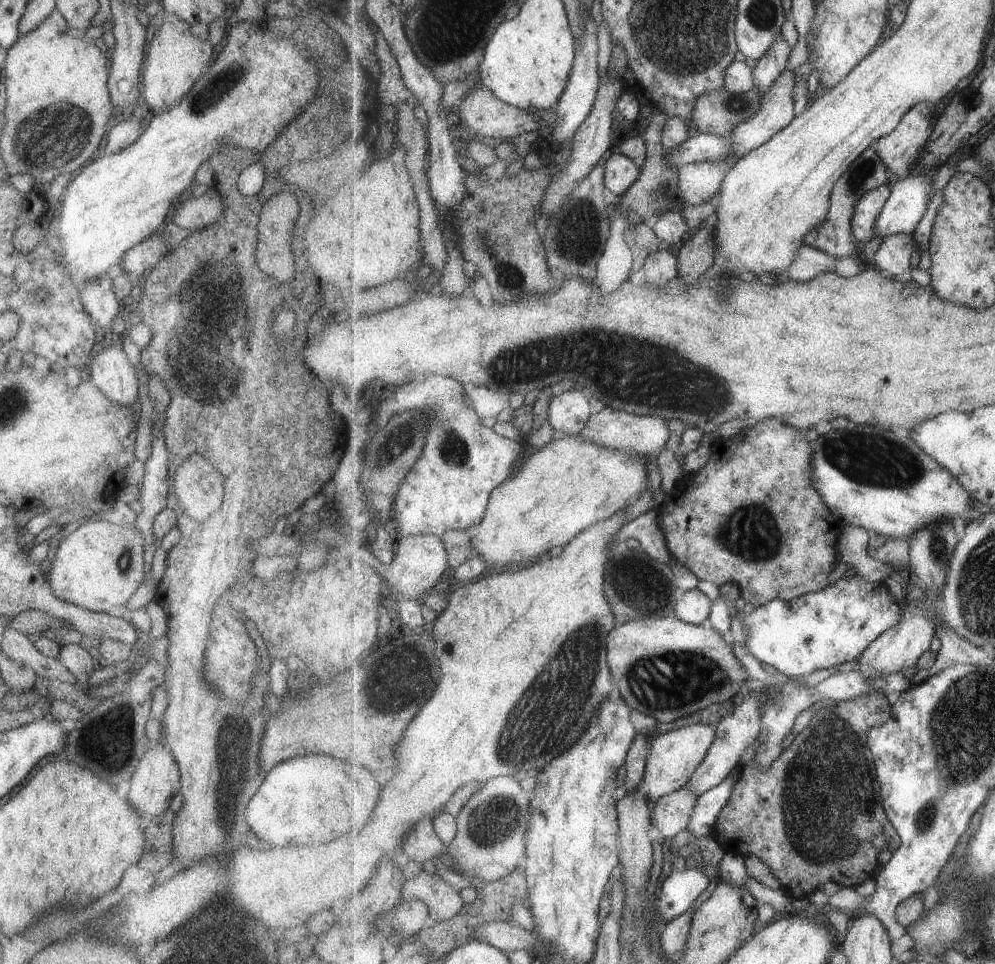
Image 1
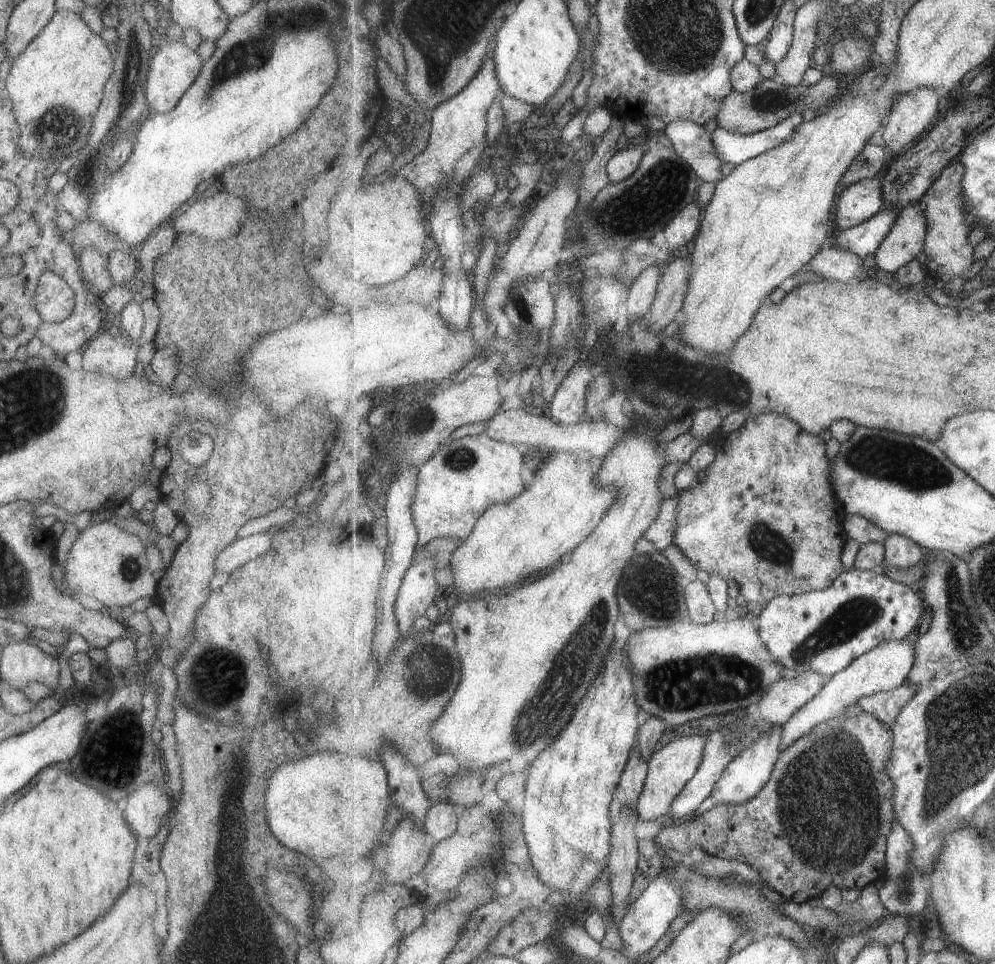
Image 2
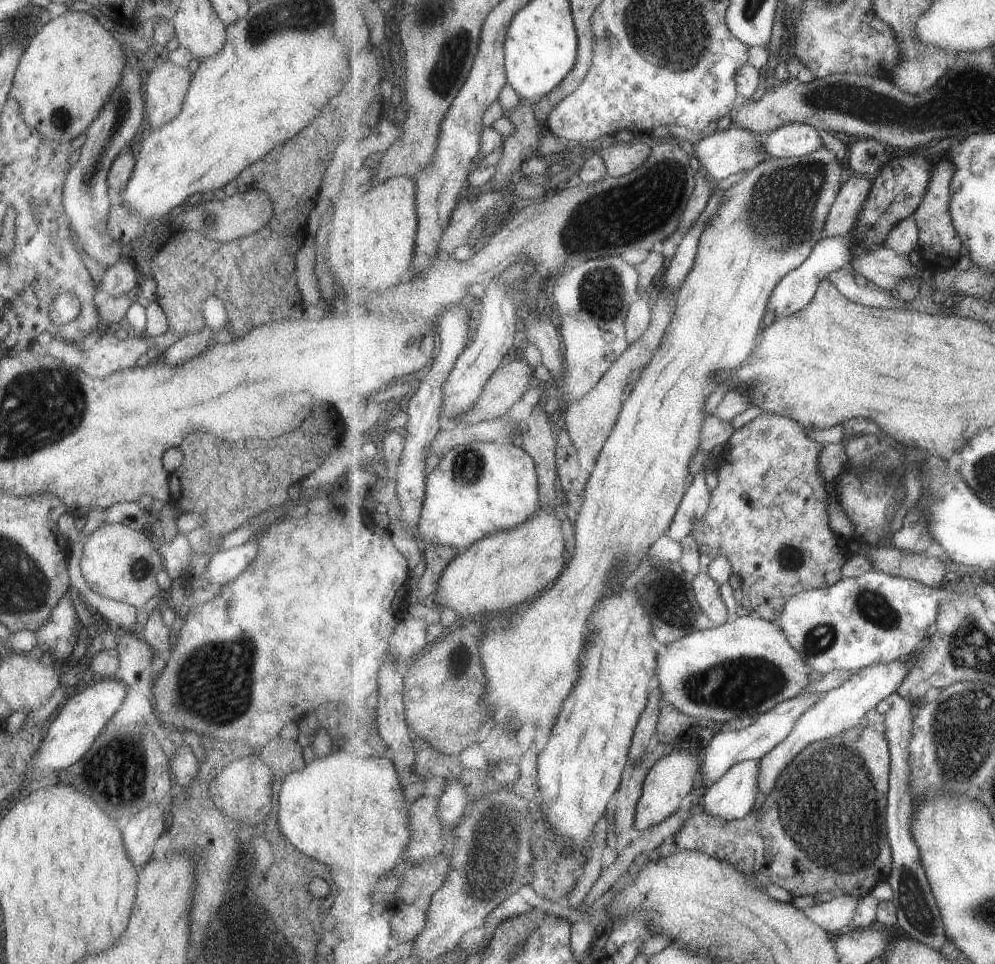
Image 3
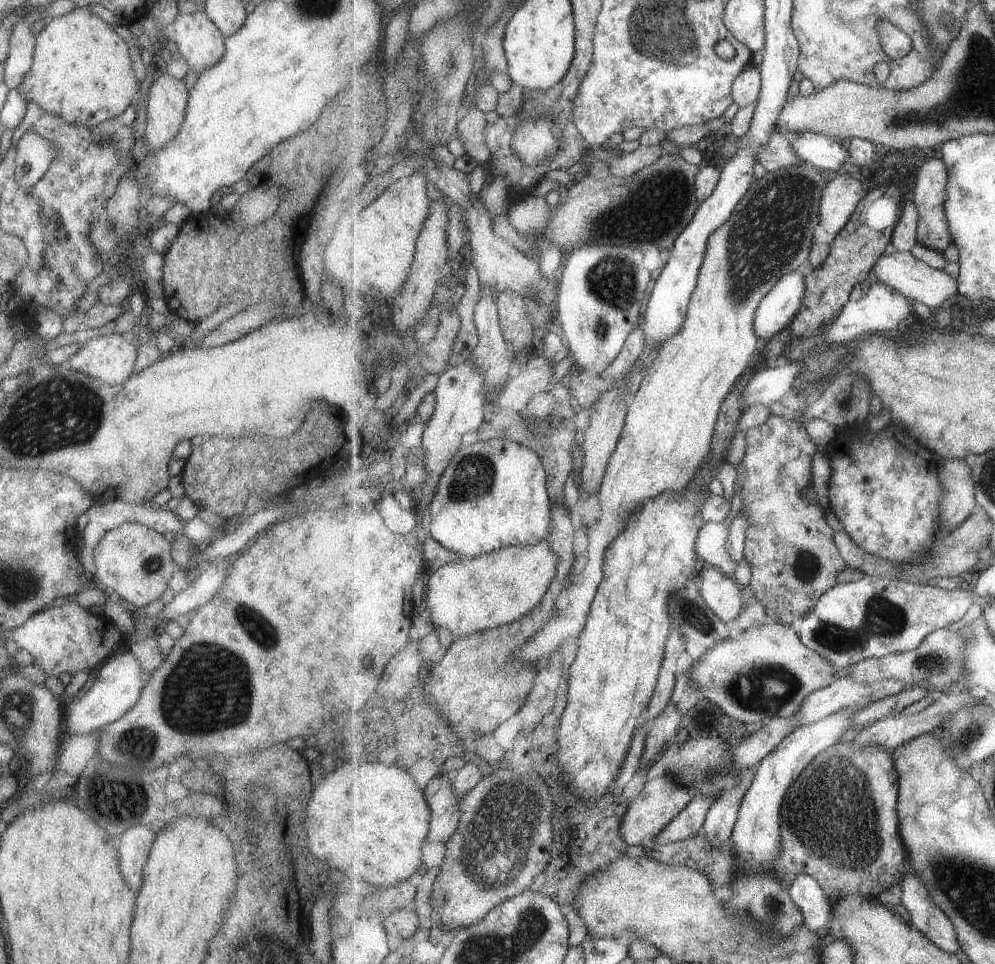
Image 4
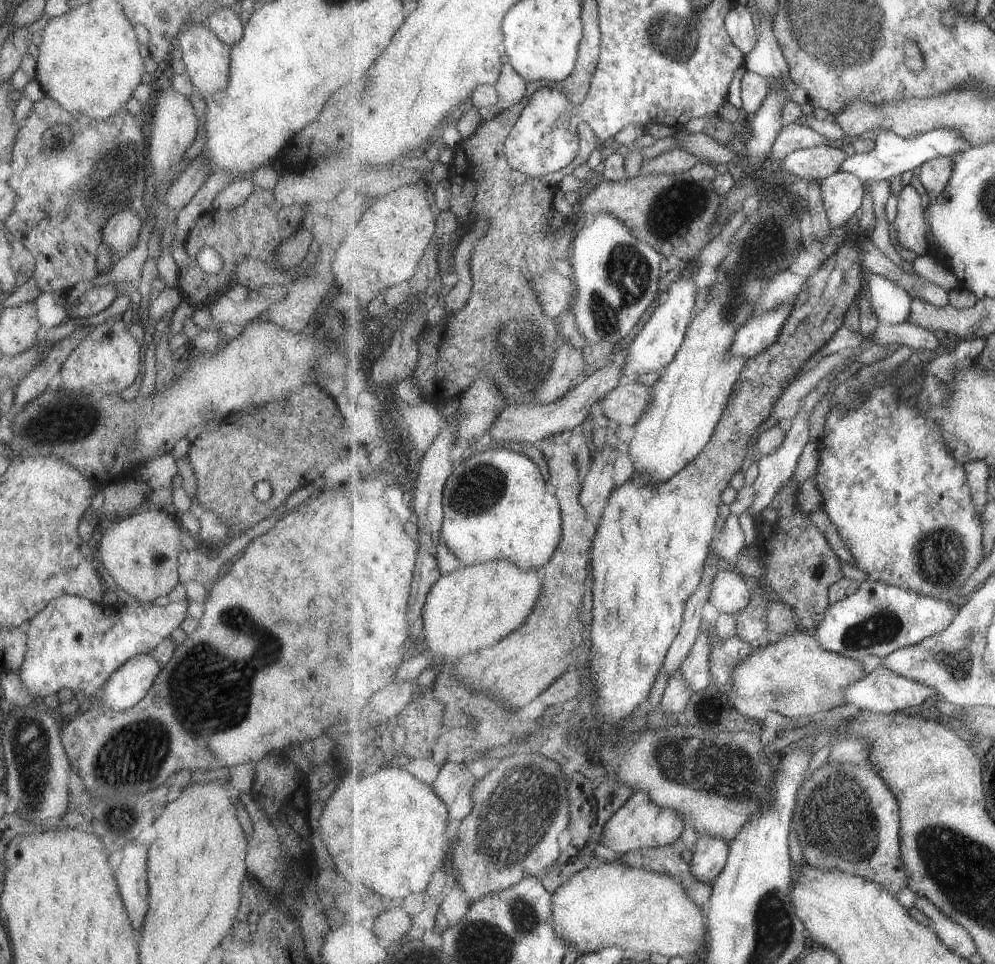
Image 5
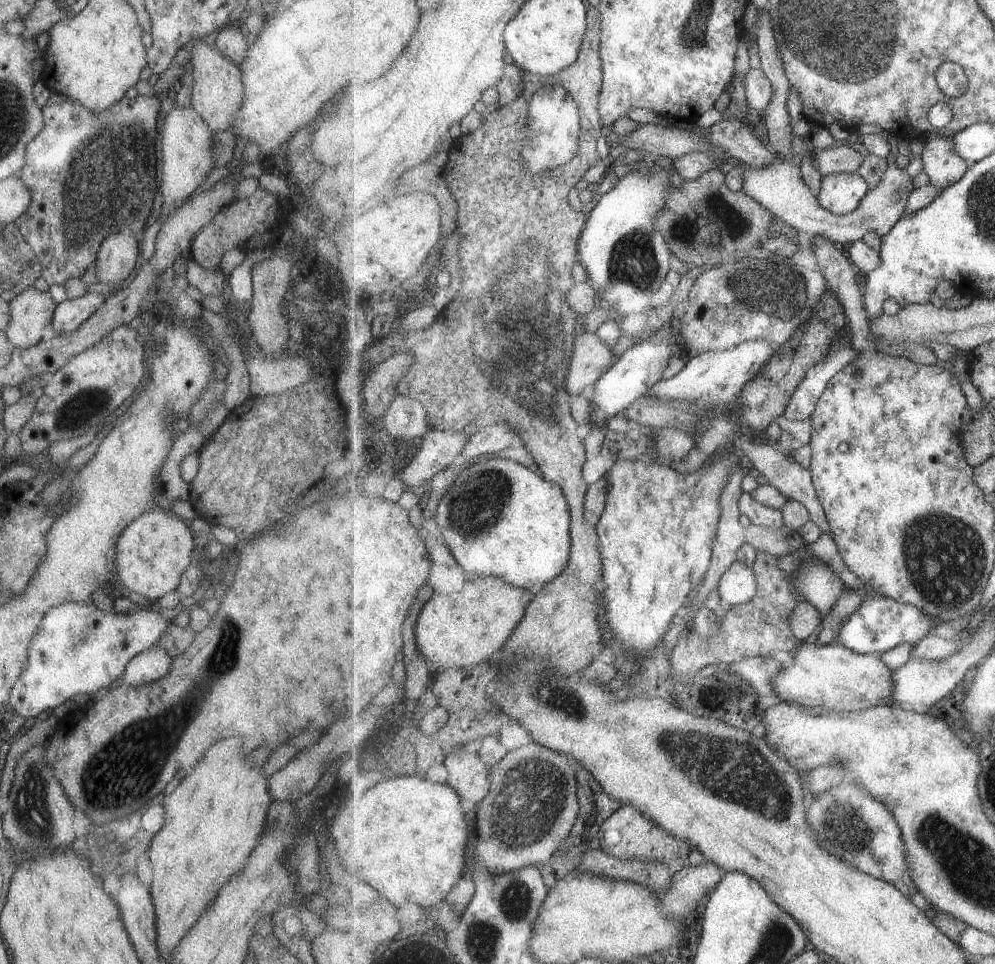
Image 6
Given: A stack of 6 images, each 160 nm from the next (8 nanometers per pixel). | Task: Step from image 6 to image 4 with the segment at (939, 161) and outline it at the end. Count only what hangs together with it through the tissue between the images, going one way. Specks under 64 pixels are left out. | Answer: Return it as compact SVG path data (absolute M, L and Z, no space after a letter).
M935 154L917 169L916 183L913 190L914 201L920 212L920 223L918 226L919 243L940 253L943 253L943 250L953 243L945 206L945 201L948 199L948 176L948 165L941 155Z

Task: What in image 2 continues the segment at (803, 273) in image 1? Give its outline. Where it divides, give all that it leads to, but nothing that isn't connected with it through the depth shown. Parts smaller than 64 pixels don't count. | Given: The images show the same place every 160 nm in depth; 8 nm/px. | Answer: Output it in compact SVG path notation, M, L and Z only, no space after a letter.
M828 243L807 264L811 270L831 281L853 282L855 274L863 266L863 257L851 251L831 247Z

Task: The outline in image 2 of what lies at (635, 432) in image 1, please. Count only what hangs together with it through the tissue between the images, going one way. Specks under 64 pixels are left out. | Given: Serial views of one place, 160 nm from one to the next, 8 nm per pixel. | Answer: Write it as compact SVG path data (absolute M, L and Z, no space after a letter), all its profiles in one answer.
M509 409L495 415L489 422L483 433L498 441L503 441L521 447L534 446L539 450L554 450L557 452L571 452L576 449L587 450L594 456L606 458L614 449L615 444L623 436L624 430L608 423L607 420L598 423L585 421L576 425L564 425L557 420L549 420L549 415L545 412L535 410Z

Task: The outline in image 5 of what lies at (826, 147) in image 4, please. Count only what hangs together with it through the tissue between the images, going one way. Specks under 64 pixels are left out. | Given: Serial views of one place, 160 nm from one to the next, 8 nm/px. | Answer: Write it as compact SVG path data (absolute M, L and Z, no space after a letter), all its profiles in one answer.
M879 127L871 135L875 139L875 148L870 153L856 153L842 164L843 171L856 174L863 181L890 181L909 170L918 172L920 166L928 160L953 157L973 146L959 129L949 127L935 128L913 137L900 137L894 130Z

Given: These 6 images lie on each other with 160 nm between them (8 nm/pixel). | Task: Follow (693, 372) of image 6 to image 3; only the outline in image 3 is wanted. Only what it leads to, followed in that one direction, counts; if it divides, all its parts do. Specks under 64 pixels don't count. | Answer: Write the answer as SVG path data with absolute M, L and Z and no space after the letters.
M851 234L840 237L825 236L820 240L819 244L813 249L812 255L795 270L792 270L783 280L776 286L773 291L772 298L769 301L768 309L771 310L776 318L788 317L804 308L812 301L816 295L821 279L829 276L831 271L839 270L839 268L847 267L849 262L853 260L852 244L854 239Z

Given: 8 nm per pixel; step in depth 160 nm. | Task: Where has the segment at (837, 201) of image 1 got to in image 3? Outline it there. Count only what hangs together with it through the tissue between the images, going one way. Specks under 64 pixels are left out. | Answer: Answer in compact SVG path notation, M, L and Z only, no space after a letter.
M862 139L853 143L848 149L850 173L872 178L890 162L887 148L875 139Z

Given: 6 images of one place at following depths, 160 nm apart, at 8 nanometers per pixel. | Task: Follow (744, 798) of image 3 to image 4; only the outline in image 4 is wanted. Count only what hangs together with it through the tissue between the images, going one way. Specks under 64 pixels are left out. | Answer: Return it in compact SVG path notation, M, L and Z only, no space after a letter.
M756 768L743 769L740 772L740 782L731 790L725 791L711 805L701 834L706 841L718 845L727 846L731 841L731 835L738 819L738 812L742 807L742 800L751 788Z

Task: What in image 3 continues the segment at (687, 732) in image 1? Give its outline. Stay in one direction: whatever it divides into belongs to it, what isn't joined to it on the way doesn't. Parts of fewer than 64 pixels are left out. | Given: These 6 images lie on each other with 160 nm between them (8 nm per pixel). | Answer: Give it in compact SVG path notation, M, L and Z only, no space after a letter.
M673 751L659 759L648 772L636 808L635 828L640 831L667 820L679 810L689 795L695 794L700 779L701 758L689 751Z

